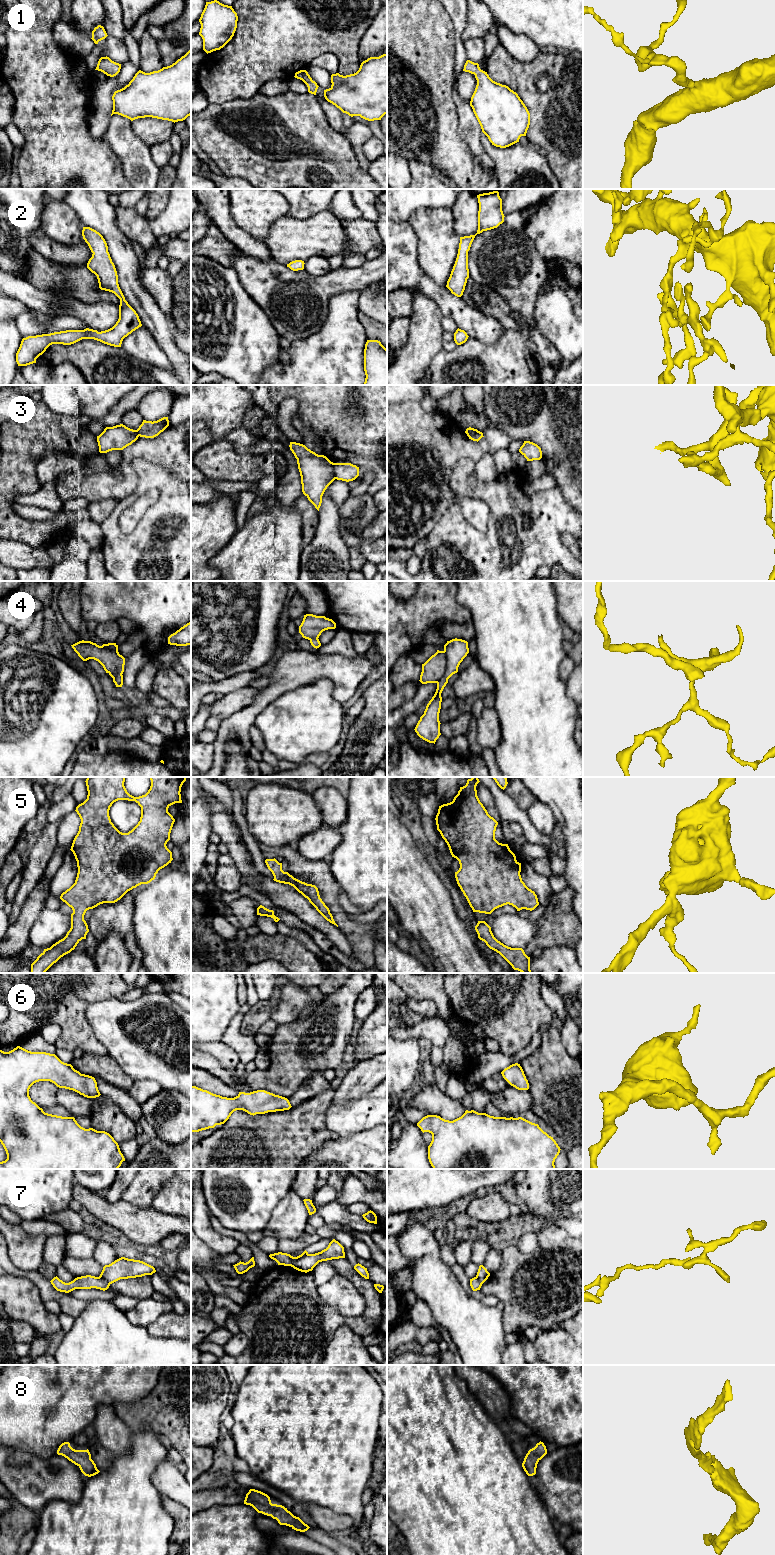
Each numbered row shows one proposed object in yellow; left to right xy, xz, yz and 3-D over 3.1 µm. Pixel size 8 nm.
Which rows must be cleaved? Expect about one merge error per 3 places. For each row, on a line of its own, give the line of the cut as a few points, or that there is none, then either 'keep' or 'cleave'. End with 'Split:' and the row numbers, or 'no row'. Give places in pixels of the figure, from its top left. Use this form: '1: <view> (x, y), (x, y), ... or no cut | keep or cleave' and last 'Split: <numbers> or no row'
1: no cut | keep
2: no cut | keep
3: xz (333, 463), (335, 478) | cleave
4: yz (444, 651), (446, 658), (445, 672), (436, 682) | cleave
5: no cut | keep
6: no cut | keep
7: xz (308, 1254), (298, 1257), (290, 1265) | cleave
8: no cut | keep
Split: 3, 4, 7

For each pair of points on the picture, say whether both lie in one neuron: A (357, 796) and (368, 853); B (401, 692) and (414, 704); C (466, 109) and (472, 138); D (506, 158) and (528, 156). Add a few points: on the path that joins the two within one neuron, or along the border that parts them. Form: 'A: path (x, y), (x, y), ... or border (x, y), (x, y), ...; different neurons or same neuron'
A: path (368, 810), (368, 839); same neuron
B: border (419, 686), (416, 693), (397, 709); different neurons
C: path (466, 116), (470, 131); same neuron
D: path (511, 158), (523, 158); same neuron

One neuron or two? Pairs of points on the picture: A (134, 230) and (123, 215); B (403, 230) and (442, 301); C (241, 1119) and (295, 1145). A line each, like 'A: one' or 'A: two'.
A: one
B: one
C: one

